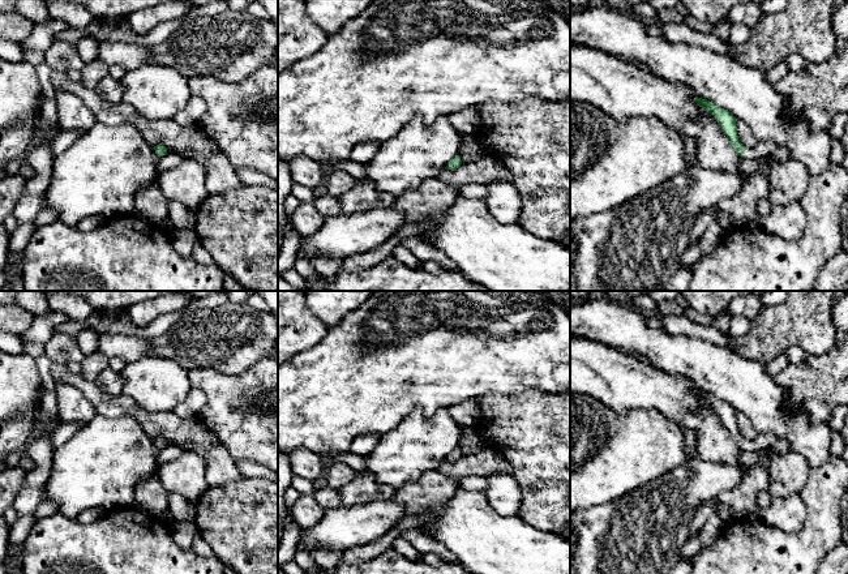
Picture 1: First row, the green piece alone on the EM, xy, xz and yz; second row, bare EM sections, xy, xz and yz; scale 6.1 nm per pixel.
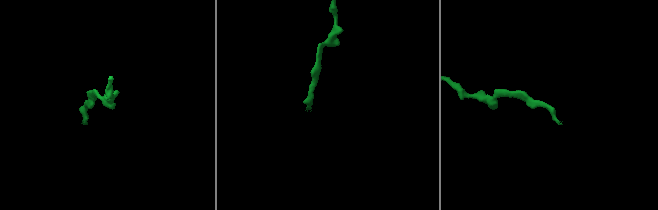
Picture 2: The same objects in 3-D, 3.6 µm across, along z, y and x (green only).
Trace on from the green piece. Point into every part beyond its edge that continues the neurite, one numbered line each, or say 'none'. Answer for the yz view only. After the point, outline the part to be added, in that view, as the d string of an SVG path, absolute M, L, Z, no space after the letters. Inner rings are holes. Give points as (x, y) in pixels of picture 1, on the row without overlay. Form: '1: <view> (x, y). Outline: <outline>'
1: yz (762, 441). Outline: M758 433L754 440L746 441L742 447L749 451L761 451L770 449L776 440L776 436L772 433Z

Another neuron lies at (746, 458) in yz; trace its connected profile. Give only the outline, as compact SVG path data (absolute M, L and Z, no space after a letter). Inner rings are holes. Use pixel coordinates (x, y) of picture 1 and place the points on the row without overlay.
M740 450L738 461L740 461L740 464L746 468L746 467L750 467L751 464L759 462L761 454L759 454L759 451Z

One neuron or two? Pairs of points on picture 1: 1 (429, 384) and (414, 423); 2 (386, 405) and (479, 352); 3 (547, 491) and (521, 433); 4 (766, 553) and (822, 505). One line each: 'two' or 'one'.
1: two
2: one
3: one
4: one

